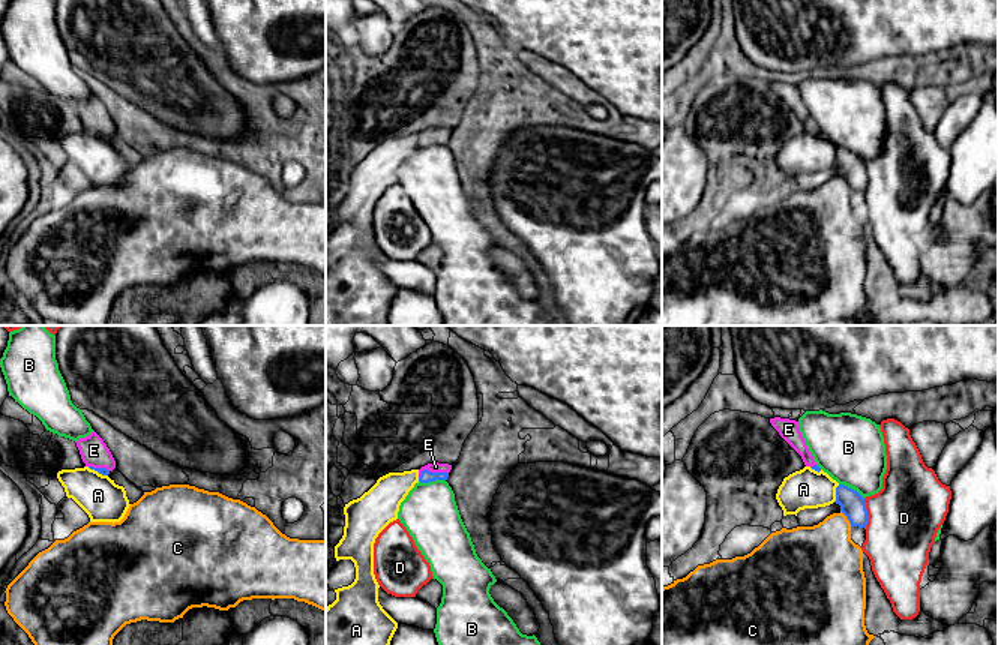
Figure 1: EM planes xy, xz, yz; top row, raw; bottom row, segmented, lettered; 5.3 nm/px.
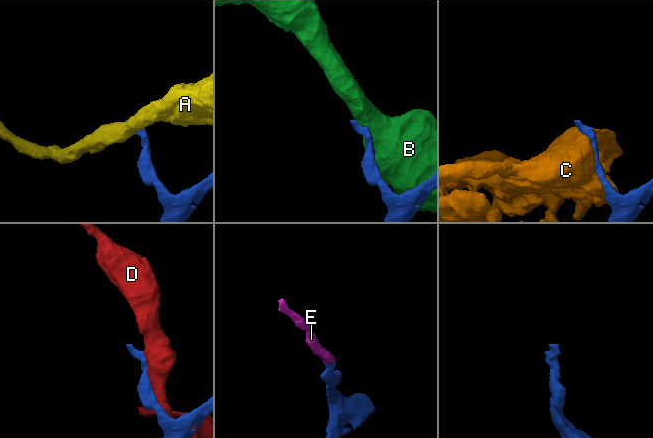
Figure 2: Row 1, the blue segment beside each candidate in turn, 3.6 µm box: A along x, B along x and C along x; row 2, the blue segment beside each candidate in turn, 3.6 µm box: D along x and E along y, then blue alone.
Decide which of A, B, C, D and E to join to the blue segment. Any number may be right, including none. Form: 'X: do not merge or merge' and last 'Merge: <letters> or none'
A: do not merge
B: do not merge
C: do not merge
D: do not merge
E: merge
Merge: E

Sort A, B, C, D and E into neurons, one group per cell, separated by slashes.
A / B / C / D / E

